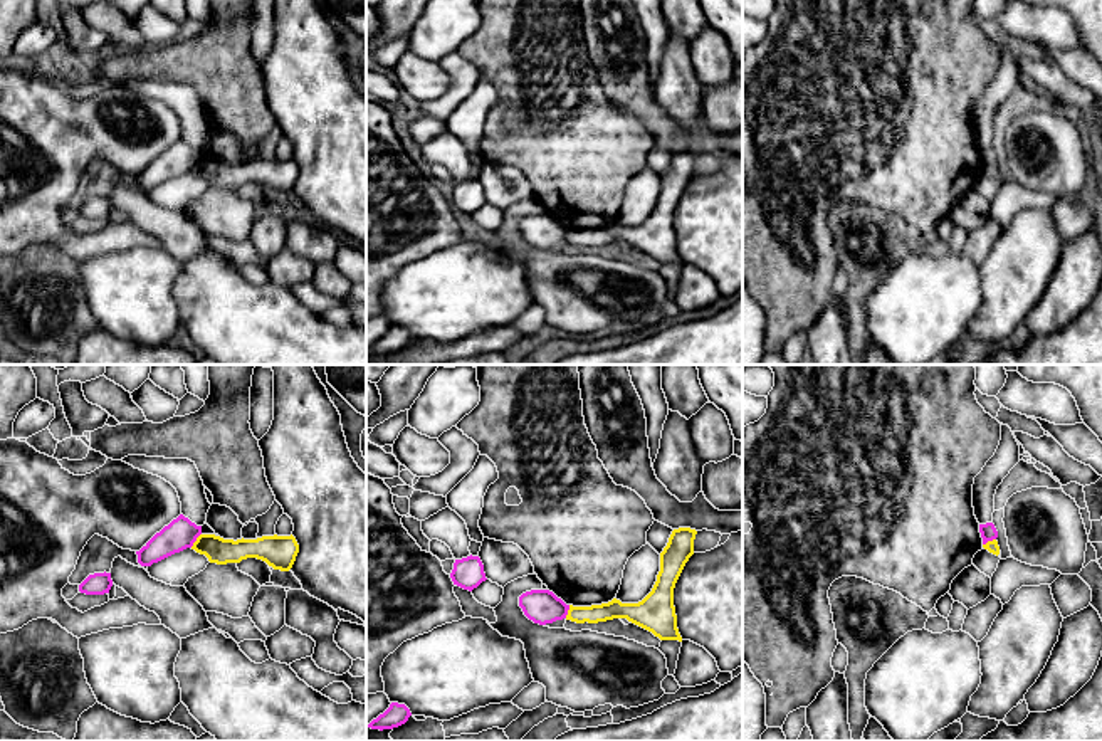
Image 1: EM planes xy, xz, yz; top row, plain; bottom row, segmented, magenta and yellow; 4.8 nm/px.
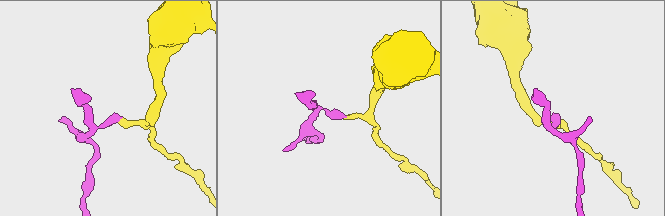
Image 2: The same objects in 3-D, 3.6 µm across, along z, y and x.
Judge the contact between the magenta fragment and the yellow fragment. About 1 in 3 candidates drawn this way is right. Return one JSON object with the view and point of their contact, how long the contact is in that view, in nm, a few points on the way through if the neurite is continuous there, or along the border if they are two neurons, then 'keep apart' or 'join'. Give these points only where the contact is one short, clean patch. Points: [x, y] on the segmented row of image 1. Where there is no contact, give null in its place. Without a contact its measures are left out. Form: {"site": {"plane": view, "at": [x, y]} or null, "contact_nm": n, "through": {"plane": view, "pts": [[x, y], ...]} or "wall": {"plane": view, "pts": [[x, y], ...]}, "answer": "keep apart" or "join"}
{"site": {"plane": "xy", "at": [195, 540]}, "contact_nm": 90, "wall": {"plane": "xy", "pts": [[200, 533], [190, 546]]}, "answer": "keep apart"}

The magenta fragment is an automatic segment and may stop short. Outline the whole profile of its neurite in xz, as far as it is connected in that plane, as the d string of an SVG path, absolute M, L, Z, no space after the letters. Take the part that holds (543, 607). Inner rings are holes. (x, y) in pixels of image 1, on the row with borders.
M531 590L522 593L519 596L519 607L529 620L539 625L563 620L569 610L569 605L549 590Z

